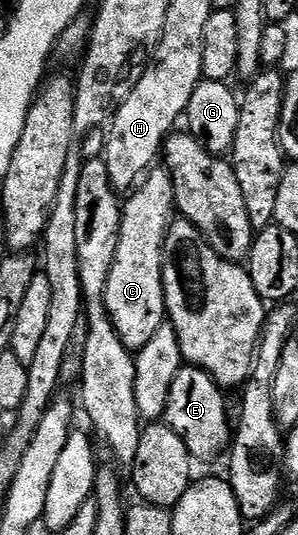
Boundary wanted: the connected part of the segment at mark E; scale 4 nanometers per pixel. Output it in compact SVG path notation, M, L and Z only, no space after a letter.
M183 366L172 380L164 422L180 434L180 442L188 446L195 461L216 459L231 443L232 412L226 409L226 396L224 389L210 375L193 366Z

